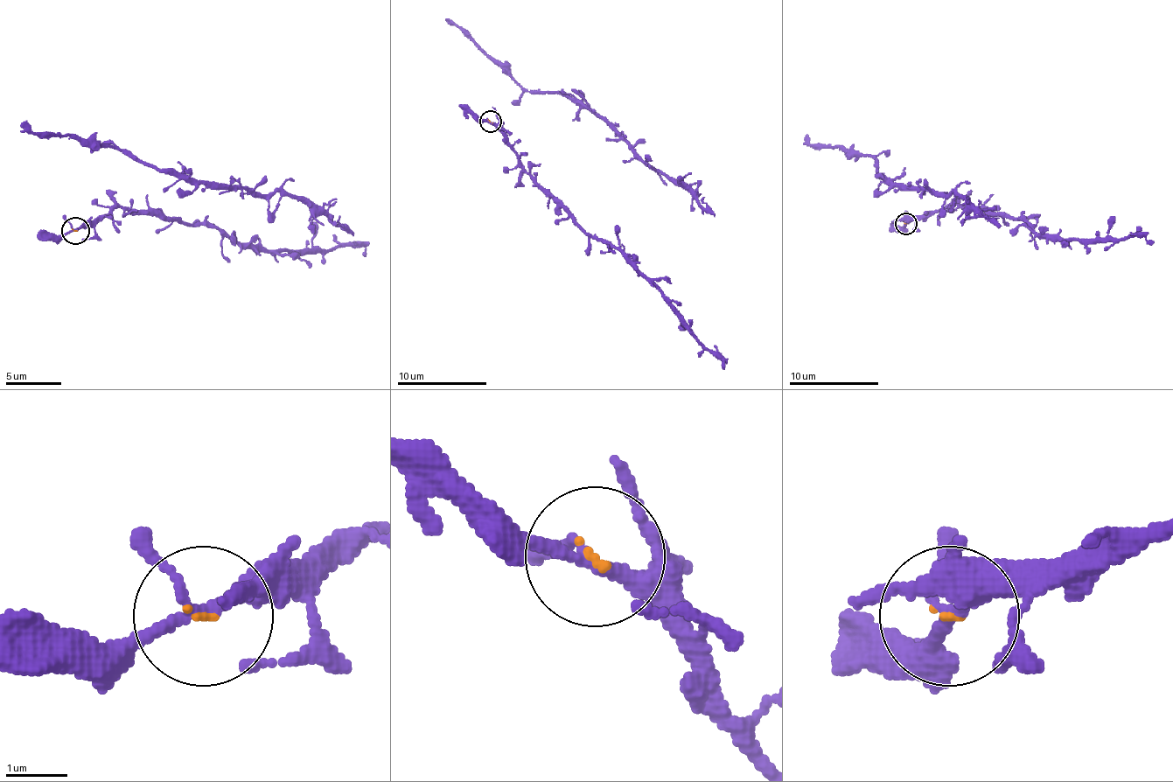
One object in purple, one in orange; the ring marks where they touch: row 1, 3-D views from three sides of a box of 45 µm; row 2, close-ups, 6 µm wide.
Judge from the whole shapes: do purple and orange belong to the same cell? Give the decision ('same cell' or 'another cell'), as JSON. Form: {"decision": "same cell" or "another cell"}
{"decision": "same cell"}

